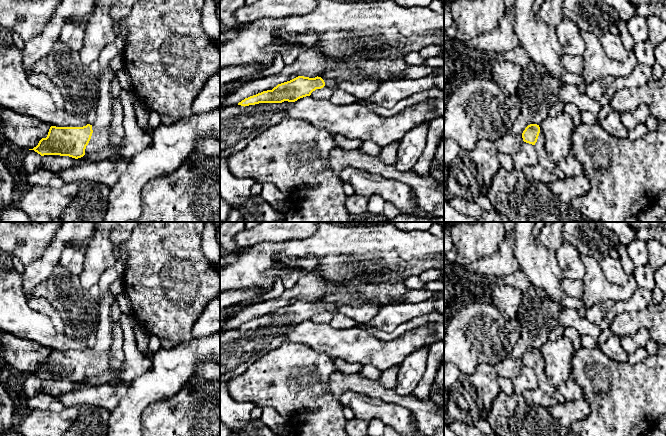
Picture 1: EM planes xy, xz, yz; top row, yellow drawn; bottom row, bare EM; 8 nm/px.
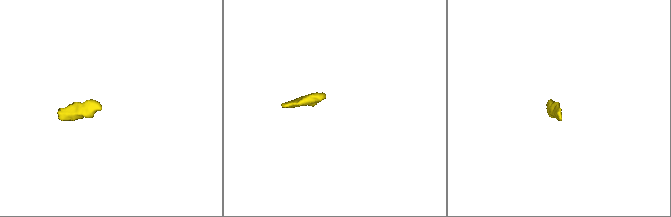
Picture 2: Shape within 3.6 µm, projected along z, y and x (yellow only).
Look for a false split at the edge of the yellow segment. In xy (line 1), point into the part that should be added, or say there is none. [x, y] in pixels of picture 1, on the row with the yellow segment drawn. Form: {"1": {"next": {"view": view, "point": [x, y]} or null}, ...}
{"1": {"next": null}}

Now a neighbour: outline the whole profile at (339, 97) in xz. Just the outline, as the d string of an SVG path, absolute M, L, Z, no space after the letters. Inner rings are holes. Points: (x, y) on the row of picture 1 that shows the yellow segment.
M335 89L330 101L335 105L346 105L356 102L356 98L342 89Z

